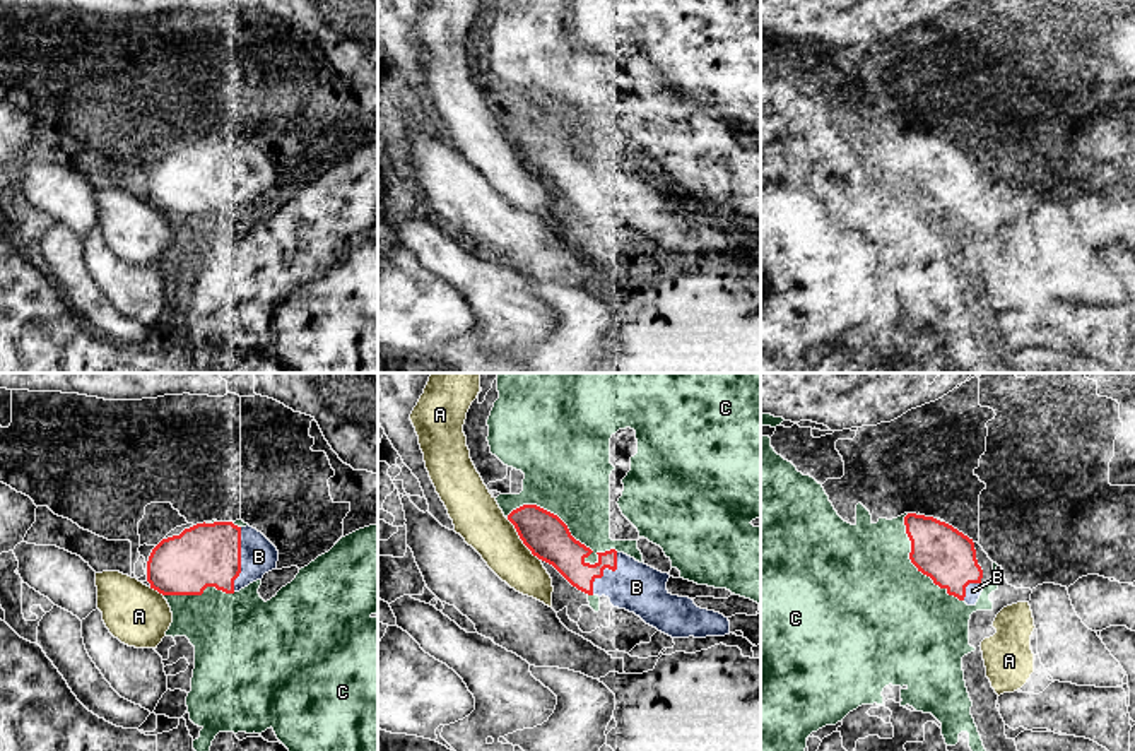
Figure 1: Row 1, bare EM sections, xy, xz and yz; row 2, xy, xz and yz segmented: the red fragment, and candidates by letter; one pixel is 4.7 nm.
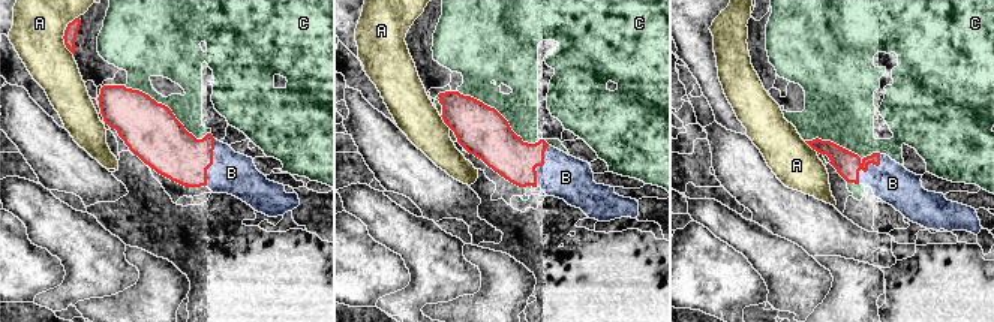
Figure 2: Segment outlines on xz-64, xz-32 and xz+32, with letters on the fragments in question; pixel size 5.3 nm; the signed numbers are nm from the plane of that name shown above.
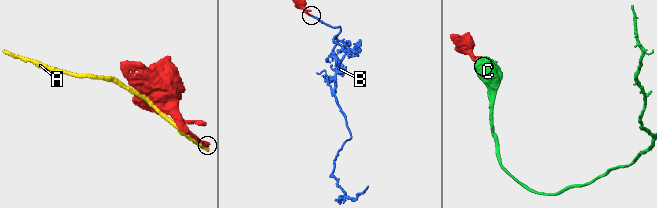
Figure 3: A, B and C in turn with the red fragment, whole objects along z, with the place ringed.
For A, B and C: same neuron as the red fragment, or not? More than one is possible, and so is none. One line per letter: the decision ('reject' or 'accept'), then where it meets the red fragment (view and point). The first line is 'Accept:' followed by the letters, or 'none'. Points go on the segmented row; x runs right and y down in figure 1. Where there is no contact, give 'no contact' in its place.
Accept: B
A: reject | xz (520, 538)
B: accept | xy (240, 560)
C: reject | xz (564, 524)

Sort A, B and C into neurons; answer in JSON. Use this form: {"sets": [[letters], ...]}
{"sets": [["A"], ["B"], ["C"]]}

